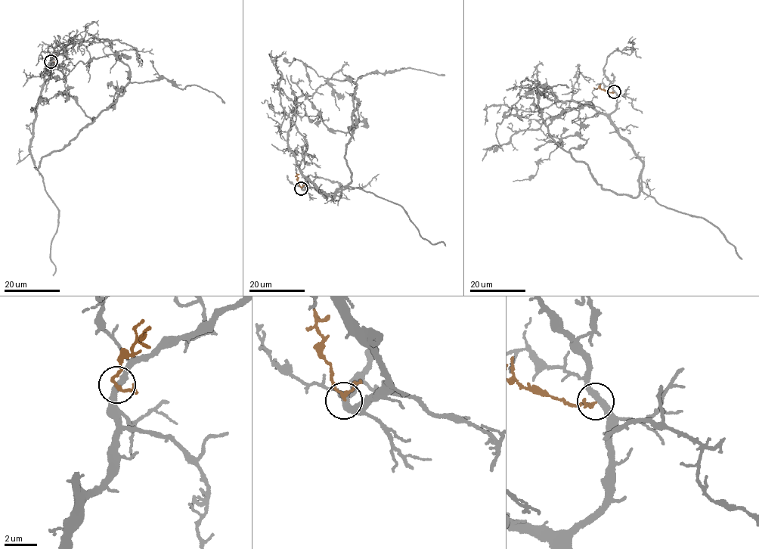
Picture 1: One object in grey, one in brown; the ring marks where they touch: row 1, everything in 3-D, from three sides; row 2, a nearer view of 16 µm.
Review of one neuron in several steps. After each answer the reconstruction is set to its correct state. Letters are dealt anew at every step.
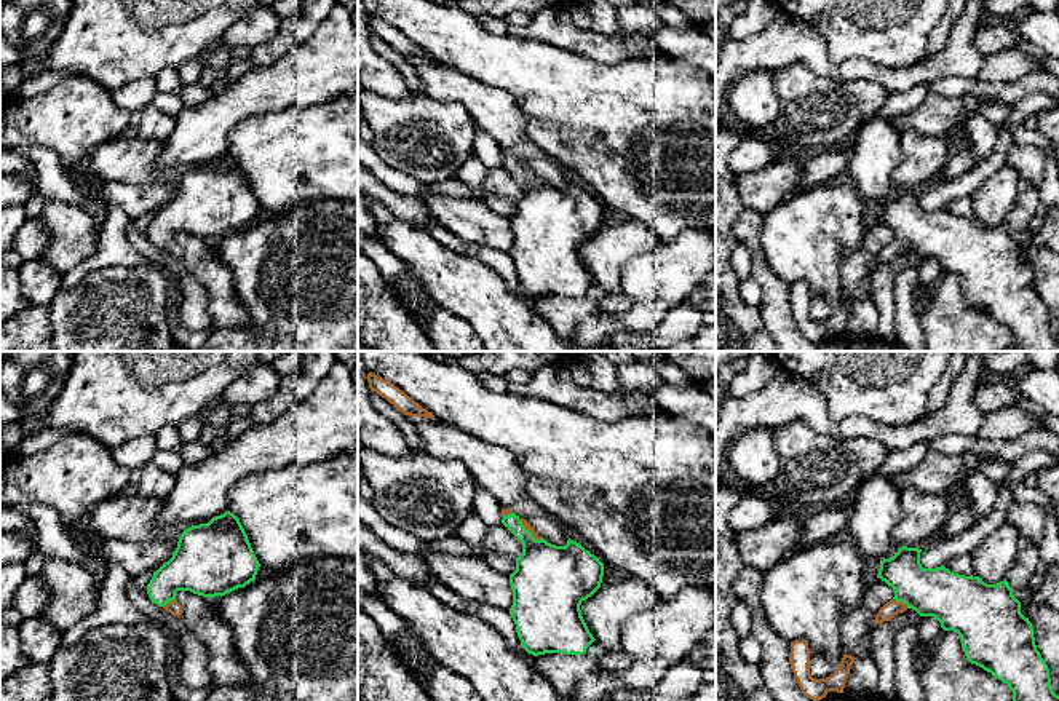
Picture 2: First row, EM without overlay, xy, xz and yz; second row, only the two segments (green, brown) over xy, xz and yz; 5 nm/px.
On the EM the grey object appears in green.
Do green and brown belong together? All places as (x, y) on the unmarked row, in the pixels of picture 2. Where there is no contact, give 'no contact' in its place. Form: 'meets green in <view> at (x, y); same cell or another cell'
meets green in yz at (901, 243); same cell

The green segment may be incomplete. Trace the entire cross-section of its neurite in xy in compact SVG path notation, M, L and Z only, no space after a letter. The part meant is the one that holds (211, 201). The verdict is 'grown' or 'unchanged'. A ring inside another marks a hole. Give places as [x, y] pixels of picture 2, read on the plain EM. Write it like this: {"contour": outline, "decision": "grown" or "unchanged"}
{"contour": "M225 153L182 174L173 200L153 214L147 236L153 246L180 260L177 233L222 240L254 224L259 209L240 161Z", "decision": "grown"}

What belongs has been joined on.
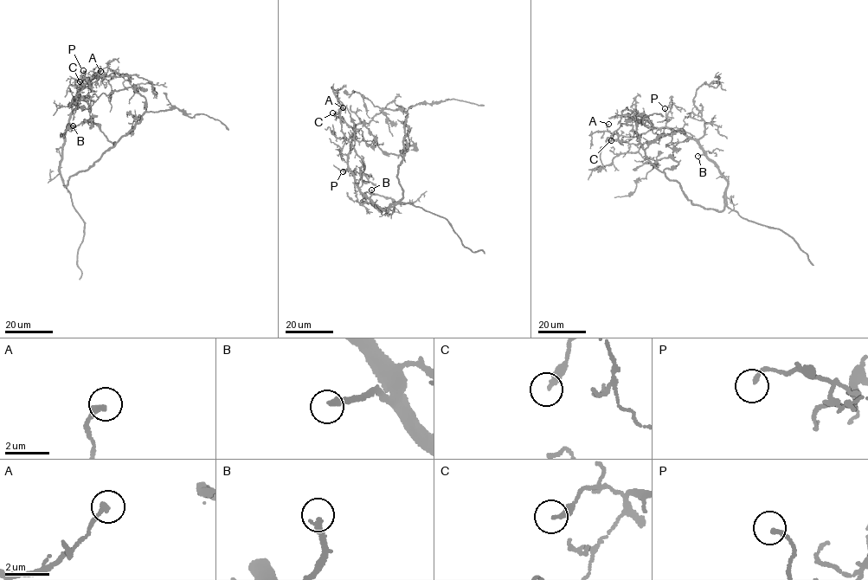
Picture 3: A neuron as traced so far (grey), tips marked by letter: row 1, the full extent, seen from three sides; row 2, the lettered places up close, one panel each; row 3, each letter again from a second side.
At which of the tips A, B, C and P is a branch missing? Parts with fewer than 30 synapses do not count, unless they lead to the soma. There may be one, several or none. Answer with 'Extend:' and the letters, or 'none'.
Extend: B

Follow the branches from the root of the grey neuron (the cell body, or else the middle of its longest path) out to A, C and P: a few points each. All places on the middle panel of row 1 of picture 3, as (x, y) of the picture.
A: (402, 193), (401, 199), (385, 212), (359, 190), (348, 164), (354, 132), (338, 115), (343, 107)
C: (402, 193), (401, 199), (385, 212), (361, 192), (348, 164), (354, 132), (332, 112)
P: (402, 193), (401, 199), (385, 212), (361, 192), (353, 172), (348, 168), (343, 171)

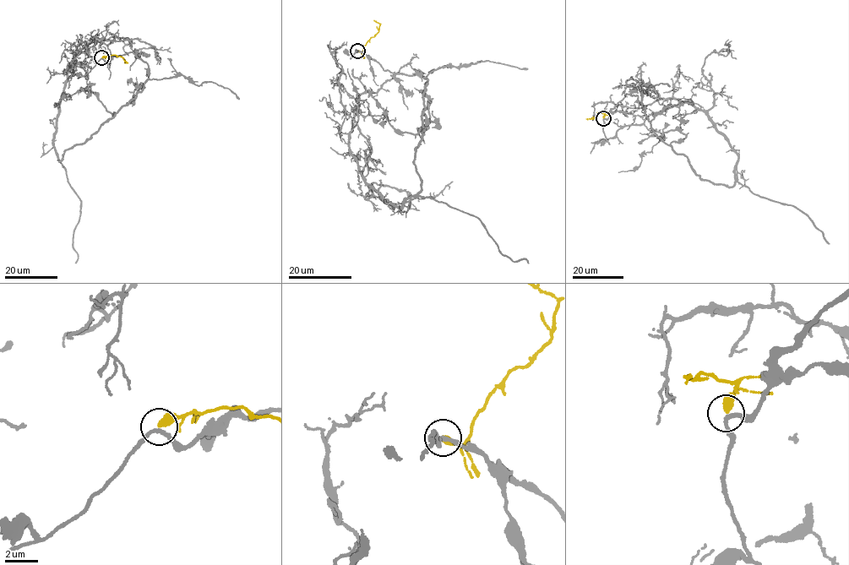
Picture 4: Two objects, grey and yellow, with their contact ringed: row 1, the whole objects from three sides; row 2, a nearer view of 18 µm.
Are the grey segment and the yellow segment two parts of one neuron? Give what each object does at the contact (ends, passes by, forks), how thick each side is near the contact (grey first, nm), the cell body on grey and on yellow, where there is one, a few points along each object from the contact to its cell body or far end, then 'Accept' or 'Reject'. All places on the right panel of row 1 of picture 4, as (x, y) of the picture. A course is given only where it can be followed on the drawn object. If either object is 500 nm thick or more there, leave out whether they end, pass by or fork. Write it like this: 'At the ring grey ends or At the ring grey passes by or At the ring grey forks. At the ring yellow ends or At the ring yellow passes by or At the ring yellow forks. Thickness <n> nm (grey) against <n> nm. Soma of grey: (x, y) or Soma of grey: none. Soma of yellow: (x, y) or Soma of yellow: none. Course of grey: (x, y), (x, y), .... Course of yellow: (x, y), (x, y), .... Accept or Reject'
At the ring grey passes by. At the ring yellow ends. Thickness 220 nm (grey) against 420 nm. Soma of grey: none. Soma of yellow: none. Course of grey: (603, 118), (635, 95), (655, 134), (700, 178), (734, 183), (738, 155), (706, 113), (626, 81), (640, 91). Course of yellow: (603, 118), (604, 114), (599, 112), (593, 118), (585, 118). Reject

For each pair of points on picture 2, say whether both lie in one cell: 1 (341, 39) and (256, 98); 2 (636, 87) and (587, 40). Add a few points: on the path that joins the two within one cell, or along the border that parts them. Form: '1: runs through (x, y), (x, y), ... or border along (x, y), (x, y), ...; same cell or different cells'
1: runs through (320, 59), (301, 79), (277, 87); same cell
2: border along (577, 53), (610, 64), (646, 56); different cells

